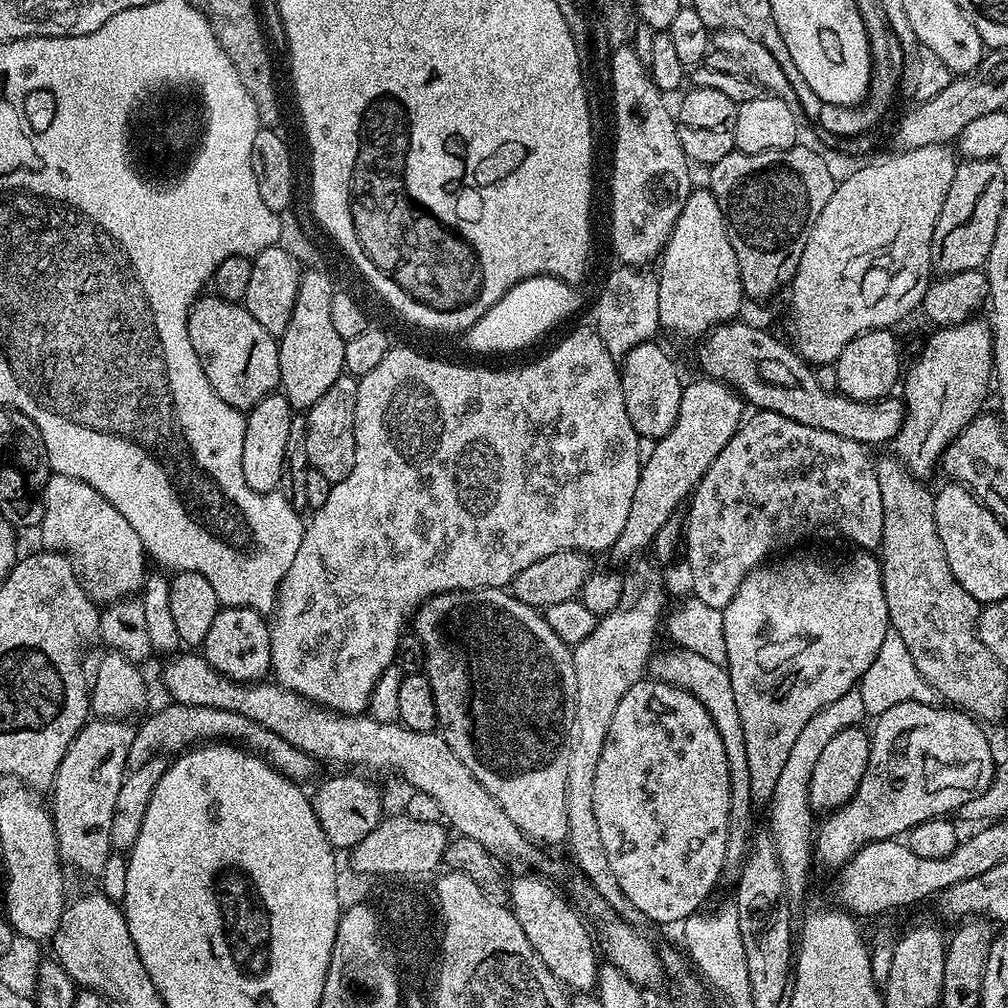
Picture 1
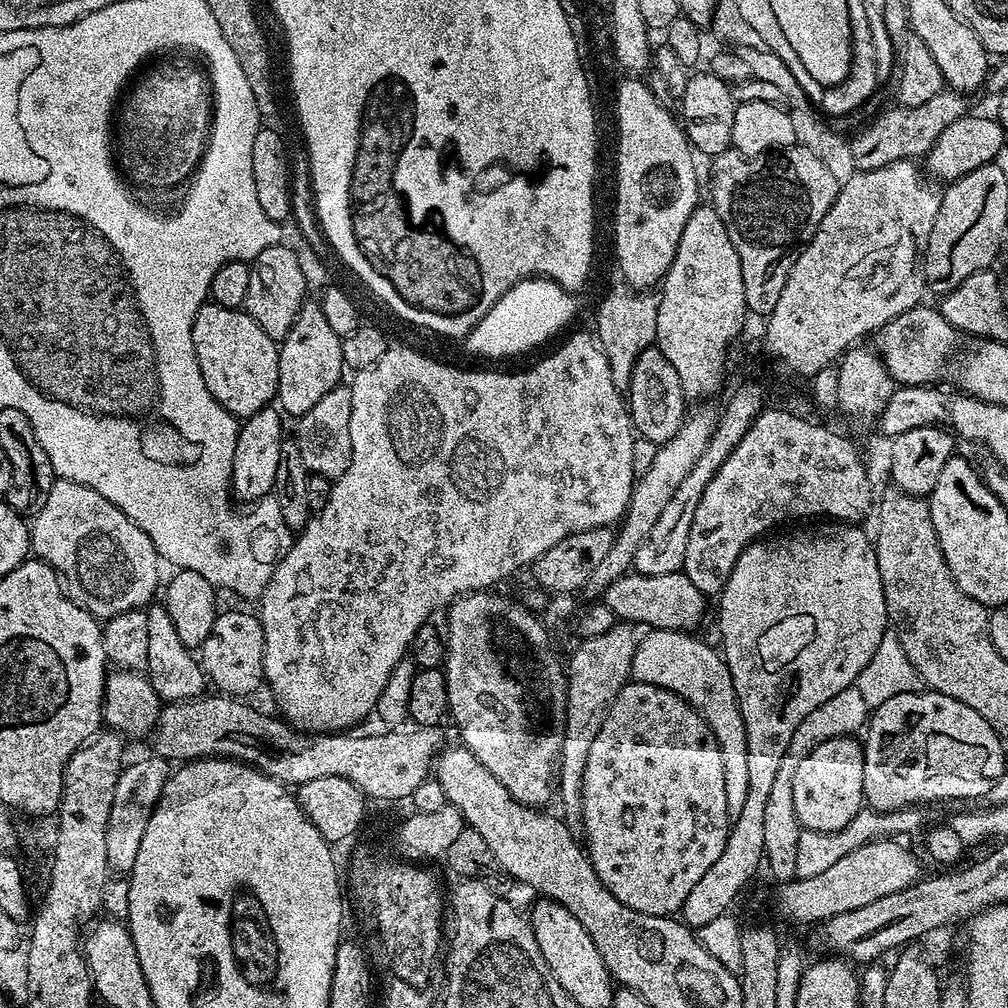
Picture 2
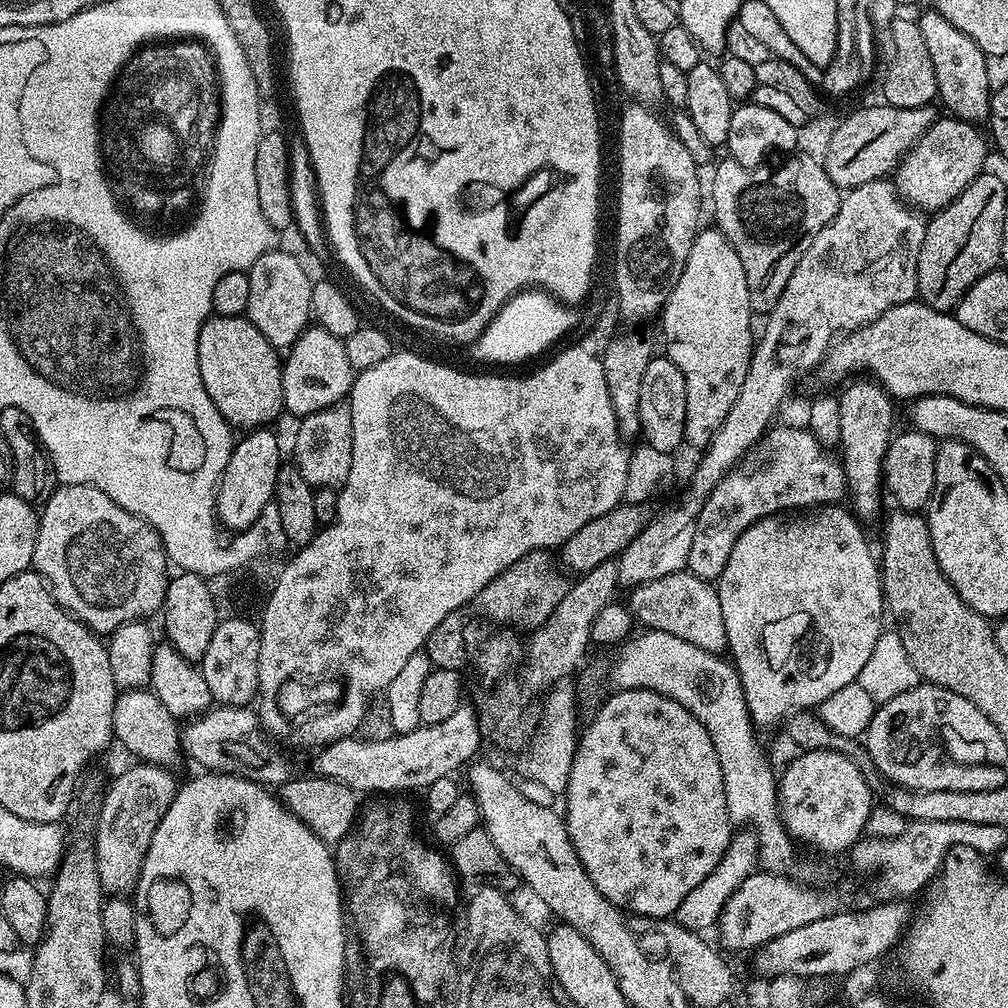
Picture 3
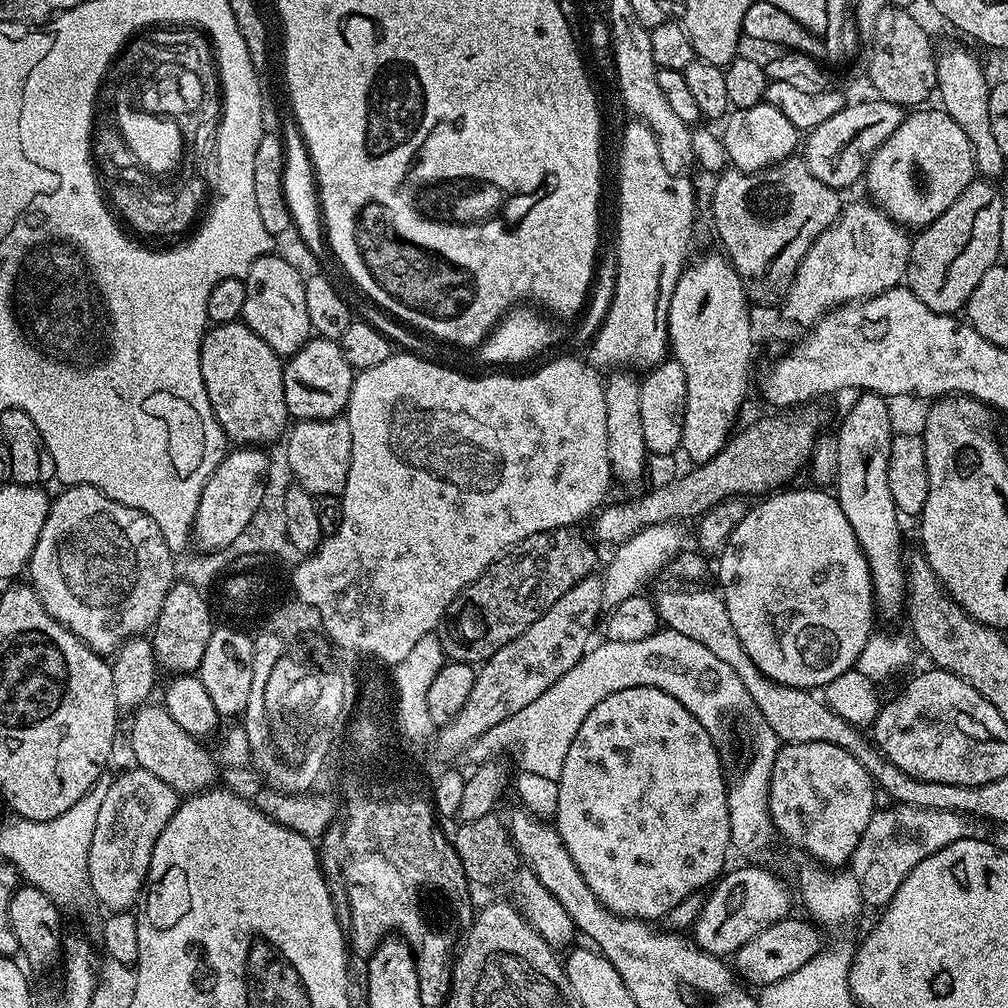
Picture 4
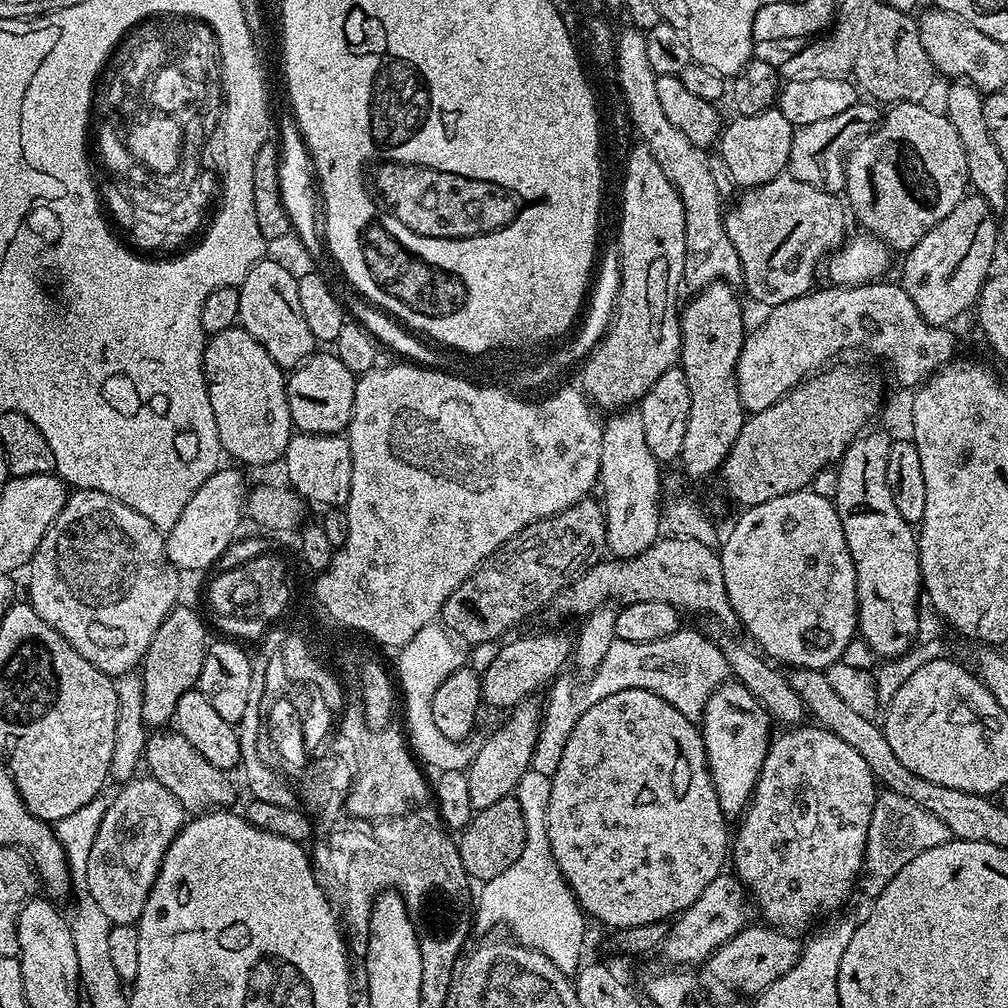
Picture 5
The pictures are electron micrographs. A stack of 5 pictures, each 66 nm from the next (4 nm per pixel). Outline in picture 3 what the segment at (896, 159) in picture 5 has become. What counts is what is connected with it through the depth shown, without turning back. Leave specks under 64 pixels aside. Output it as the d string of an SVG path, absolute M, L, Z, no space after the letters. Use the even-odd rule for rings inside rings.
M947 119L935 120L926 130L926 134L922 134L919 142L900 159L900 163L894 169L894 183L900 199L924 214L935 214L951 200L958 198L958 194L962 194L962 190L966 190L966 186L970 186L970 182L974 182L974 178L985 171L984 159L988 156L988 148L990 152L989 141L977 125L967 124L965 120Z

